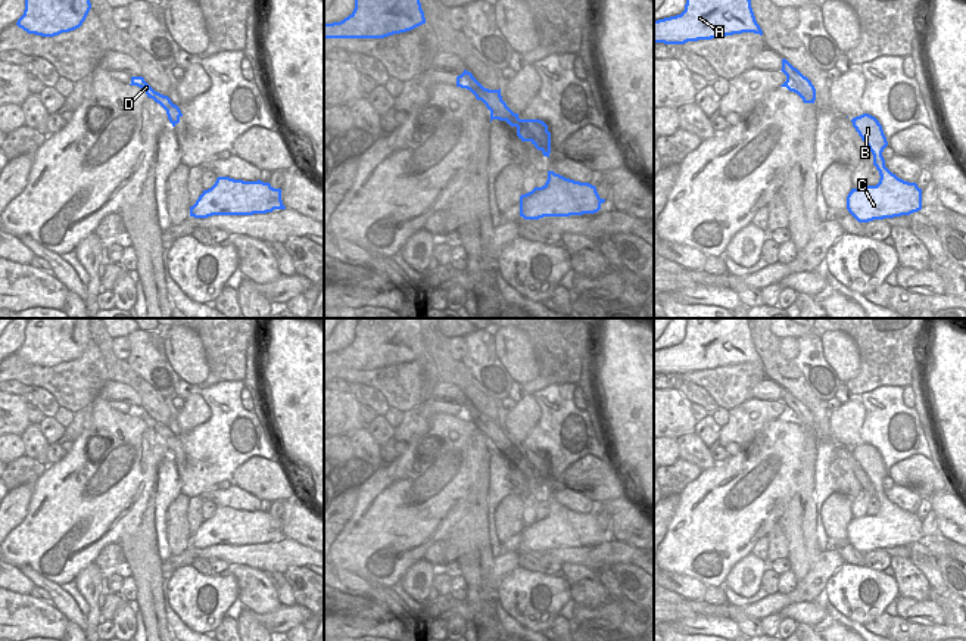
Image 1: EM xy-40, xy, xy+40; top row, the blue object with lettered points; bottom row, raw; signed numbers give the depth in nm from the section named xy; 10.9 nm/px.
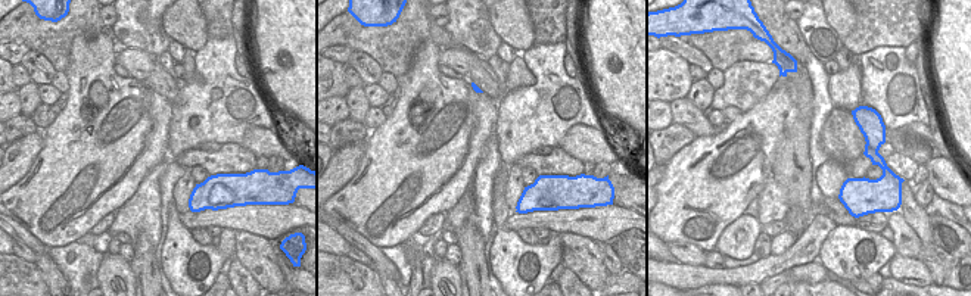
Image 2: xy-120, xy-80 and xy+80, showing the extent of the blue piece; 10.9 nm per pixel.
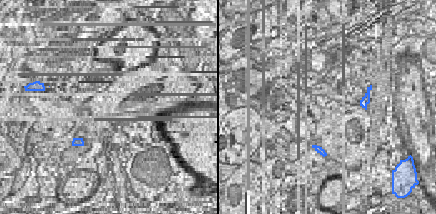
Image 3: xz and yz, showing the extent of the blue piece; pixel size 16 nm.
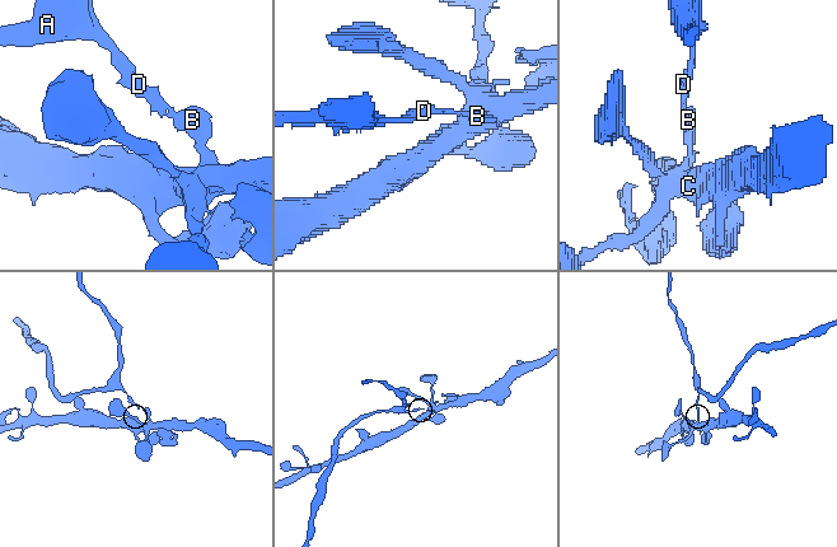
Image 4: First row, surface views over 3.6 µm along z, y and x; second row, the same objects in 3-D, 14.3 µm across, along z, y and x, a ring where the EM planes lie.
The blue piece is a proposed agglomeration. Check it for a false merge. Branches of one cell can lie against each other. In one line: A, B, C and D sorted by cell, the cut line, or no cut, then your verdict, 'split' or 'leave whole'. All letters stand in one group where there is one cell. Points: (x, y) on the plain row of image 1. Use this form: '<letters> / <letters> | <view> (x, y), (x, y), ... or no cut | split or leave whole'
A / B C D | xy+40 (787, 408), (810, 413) | split

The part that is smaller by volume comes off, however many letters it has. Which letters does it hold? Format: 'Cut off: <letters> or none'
Cut off: A

